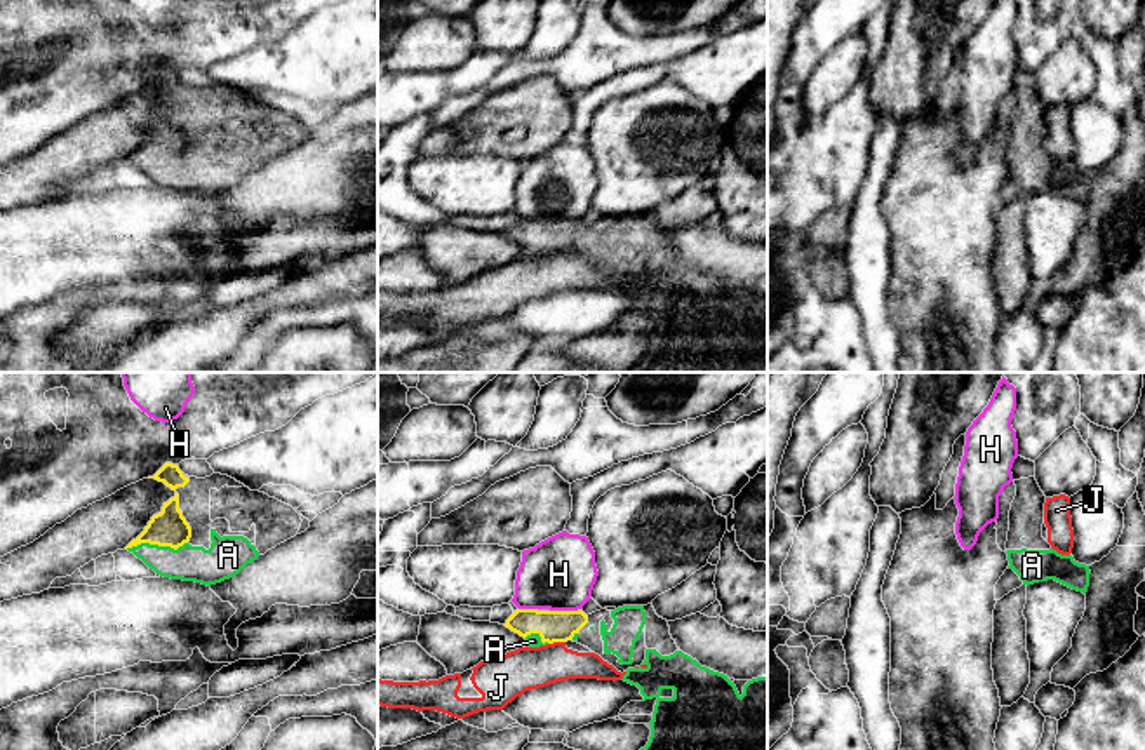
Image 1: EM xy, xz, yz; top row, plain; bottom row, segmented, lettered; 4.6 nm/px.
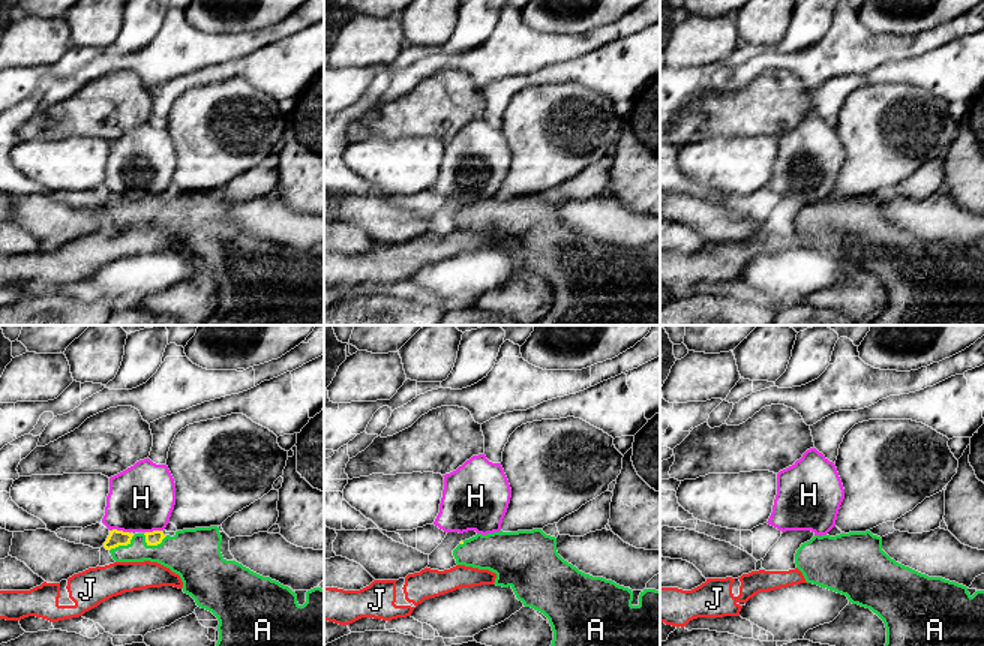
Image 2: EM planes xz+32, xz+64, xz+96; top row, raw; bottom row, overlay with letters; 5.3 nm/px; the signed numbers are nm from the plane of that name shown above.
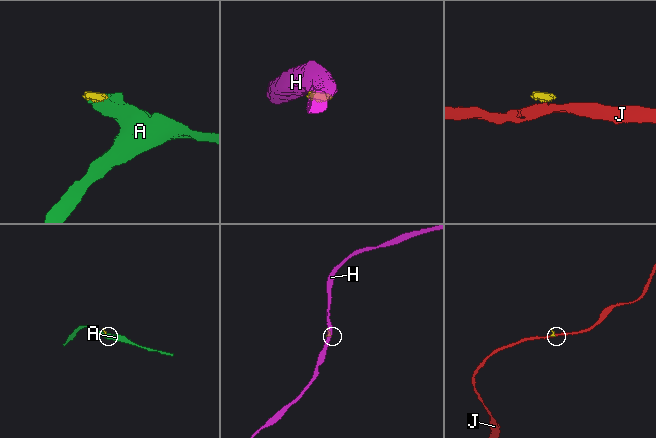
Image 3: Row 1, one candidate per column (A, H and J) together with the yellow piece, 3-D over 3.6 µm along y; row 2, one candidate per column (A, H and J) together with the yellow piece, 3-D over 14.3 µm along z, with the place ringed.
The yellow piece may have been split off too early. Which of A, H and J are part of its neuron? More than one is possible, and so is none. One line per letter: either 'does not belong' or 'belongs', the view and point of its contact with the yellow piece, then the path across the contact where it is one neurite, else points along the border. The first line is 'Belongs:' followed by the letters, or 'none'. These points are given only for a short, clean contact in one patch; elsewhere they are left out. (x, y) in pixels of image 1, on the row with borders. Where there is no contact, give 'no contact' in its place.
Belongs: A
A: belongs; contact xy (155, 543); way xy (169, 528), (155, 543), (173, 557), (188, 562)
H: does not belong; contact xz (564, 611)
J: does not belong; contact xz (555, 641); border xz (564, 641), (549, 644)

